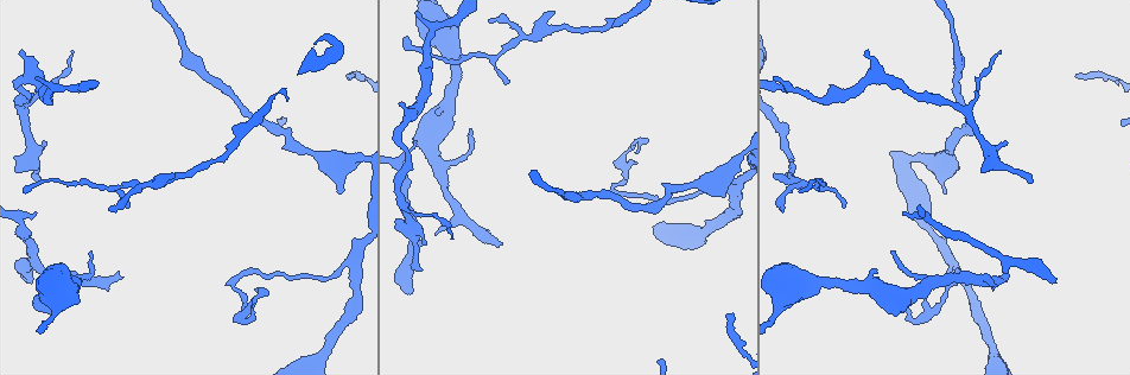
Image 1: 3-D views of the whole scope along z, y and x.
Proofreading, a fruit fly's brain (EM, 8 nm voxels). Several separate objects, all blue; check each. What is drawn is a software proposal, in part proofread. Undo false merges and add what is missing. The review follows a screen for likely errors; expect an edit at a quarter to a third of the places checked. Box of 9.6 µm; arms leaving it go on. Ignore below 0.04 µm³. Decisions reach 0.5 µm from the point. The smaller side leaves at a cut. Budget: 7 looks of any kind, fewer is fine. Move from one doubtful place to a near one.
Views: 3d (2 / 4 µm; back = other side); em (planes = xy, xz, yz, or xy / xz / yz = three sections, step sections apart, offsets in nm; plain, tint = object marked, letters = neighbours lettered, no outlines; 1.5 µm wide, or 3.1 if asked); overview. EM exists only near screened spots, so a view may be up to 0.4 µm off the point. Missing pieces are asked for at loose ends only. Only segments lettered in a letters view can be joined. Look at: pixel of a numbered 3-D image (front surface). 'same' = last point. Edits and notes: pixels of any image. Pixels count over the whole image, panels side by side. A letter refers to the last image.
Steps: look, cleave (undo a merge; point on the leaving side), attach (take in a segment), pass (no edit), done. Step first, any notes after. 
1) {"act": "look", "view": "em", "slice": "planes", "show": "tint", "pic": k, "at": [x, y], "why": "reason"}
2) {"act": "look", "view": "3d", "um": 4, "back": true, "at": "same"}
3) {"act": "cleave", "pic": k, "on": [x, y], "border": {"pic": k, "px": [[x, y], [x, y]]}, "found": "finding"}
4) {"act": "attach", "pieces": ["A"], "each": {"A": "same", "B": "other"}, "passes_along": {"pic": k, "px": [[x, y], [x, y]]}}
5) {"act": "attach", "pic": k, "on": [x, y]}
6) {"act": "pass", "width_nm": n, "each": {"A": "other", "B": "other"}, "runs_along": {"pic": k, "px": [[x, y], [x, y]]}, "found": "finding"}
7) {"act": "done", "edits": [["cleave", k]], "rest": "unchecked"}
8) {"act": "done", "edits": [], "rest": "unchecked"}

{"act": "look", "view": "3d", "um": 2, "back": true, "pic": 1, "at": [1003, 278], "why": "free end"}

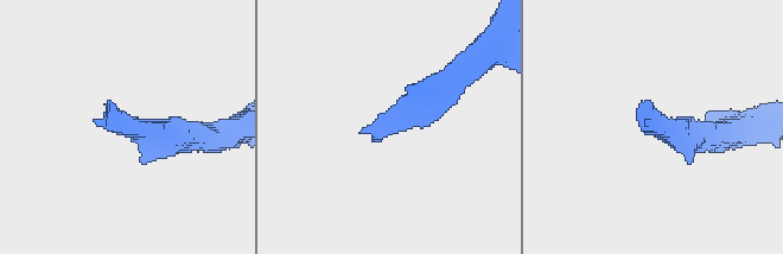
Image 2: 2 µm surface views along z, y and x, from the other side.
{"act": "look", "view": "em", "slice": "yz", "step": 4, "show": "tint", "pic": 2, "at": [96, 125], "why": "shape alone is not enough"}

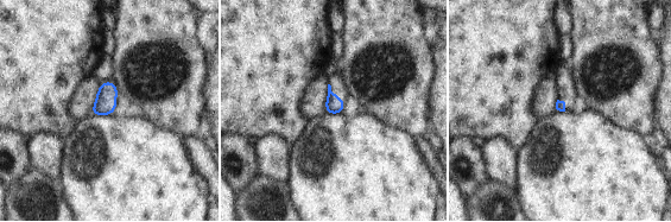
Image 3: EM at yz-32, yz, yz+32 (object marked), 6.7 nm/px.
{"act": "look", "view": "em", "slice": "planes", "show": "letters", "at": "same"}

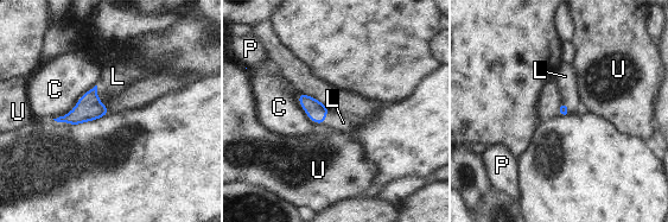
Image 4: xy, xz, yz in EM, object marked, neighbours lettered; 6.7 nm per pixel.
{"act": "attach", "pieces": ["L"], "longest_contact_nm": ["C", 380], "each": {"C": "other", "L": "same", "P": "other", "U": "other"}, "passes_along": {"pic": 4, "px": [[88, 107], [97, 97], [118, 76]]}, "found": "it goes on there"}

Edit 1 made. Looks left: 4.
{"act": "look", "view": "3d", "um": 2, "pic": 1, "at": [1053, 282], "why": "branch stops here"}

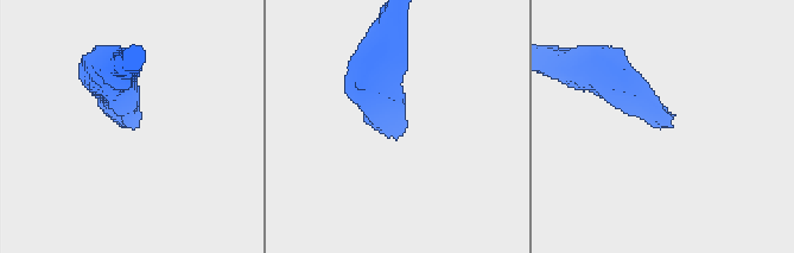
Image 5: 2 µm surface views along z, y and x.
{"act": "look", "view": "em", "slice": "planes", "show": "letters", "pic": 5, "at": [402, 136], "why": "shape alone is not enough"}

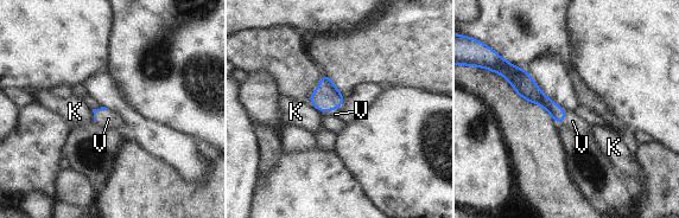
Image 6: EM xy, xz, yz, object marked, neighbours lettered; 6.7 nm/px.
{"act": "attach", "pieces": ["V"], "longest_contact_nm": ["K", 120], "each": {"K": "other", "V": "same"}, "found": "it goes on there"}

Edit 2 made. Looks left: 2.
{"act": "done", "edits": [["attach", 4], ["attach", 6]], "rest": "unchecked"}

